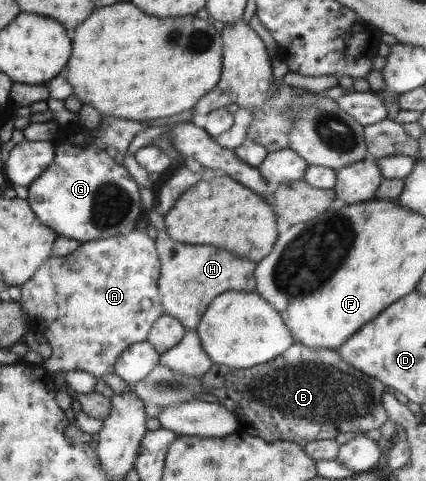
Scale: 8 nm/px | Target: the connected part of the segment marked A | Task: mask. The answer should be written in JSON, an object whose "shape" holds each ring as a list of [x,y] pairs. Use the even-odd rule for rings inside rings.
{"shape":[[[133,229],[127,231],[124,234],[118,234],[112,237],[96,239],[94,241],[81,242],[78,249],[70,252],[65,257],[51,256],[42,266],[40,266],[35,274],[26,283],[23,283],[21,287],[22,295],[18,299],[20,305],[27,311],[28,321],[42,329],[42,335],[46,337],[46,341],[50,343],[52,347],[52,354],[48,359],[44,359],[42,366],[48,373],[54,373],[56,371],[88,371],[92,373],[94,377],[102,379],[102,375],[114,371],[114,365],[120,354],[124,353],[131,345],[136,343],[142,343],[147,341],[148,334],[154,325],[154,322],[165,314],[163,305],[161,303],[161,293],[158,289],[158,280],[160,277],[161,262],[158,252],[156,251],[155,239],[148,236],[147,230]]]}

